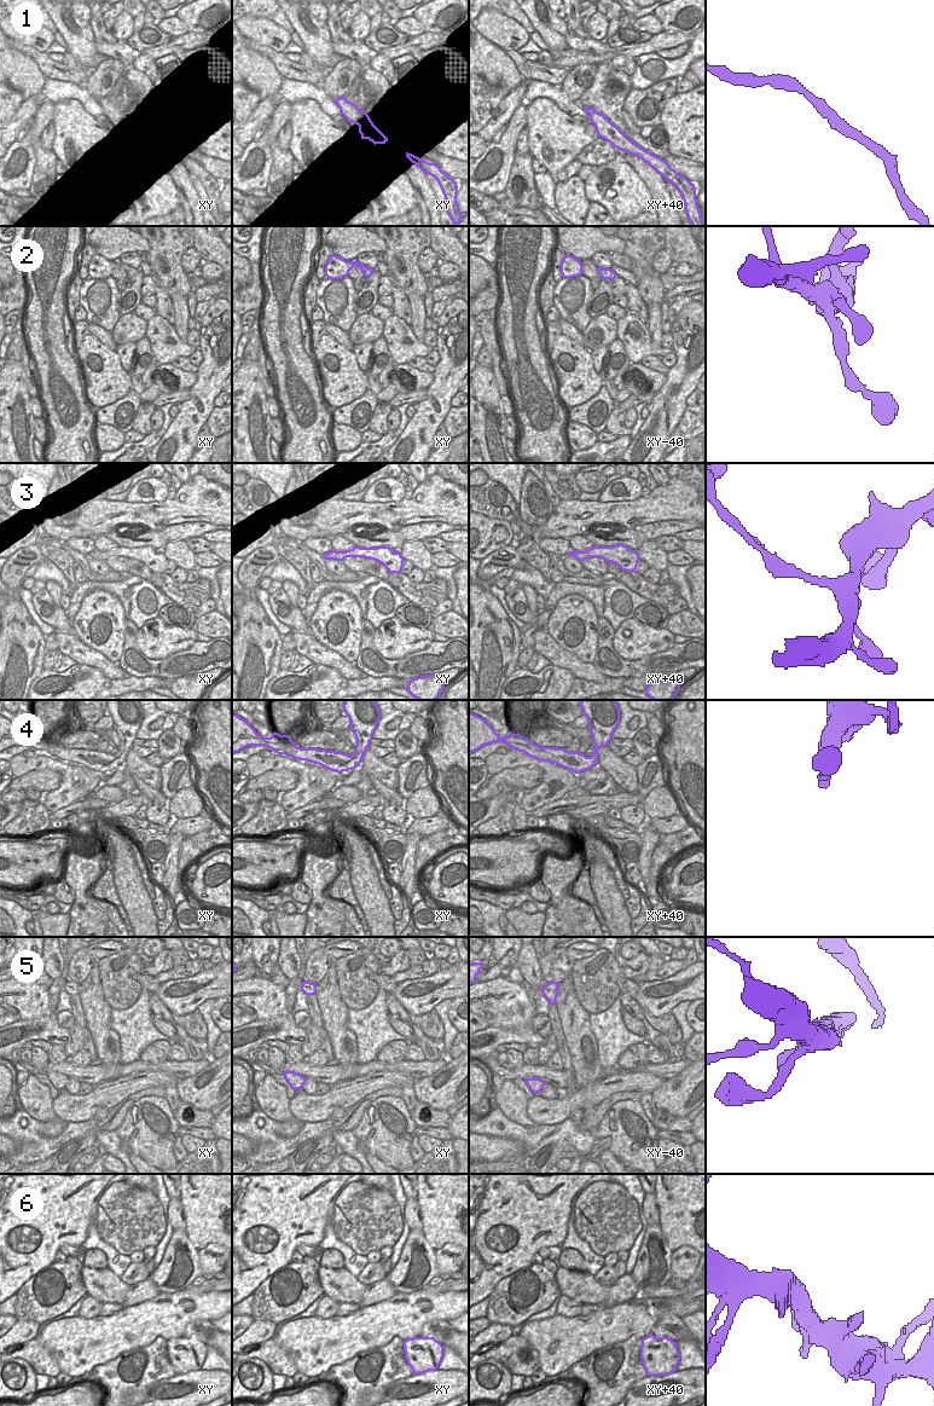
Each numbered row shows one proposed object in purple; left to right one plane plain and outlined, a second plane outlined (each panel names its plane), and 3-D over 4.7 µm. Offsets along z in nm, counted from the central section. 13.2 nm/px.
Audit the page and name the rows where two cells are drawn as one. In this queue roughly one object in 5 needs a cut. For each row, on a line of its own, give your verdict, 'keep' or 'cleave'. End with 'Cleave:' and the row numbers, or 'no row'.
1: keep
2: keep
3: cleave
4: keep
5: keep
6: keep
Cleave: 3

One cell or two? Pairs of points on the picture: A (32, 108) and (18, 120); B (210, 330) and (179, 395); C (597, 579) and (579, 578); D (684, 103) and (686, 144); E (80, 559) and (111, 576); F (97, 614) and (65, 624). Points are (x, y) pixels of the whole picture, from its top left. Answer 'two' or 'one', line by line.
A: one
B: two
C: one
D: one
E: one
F: two

